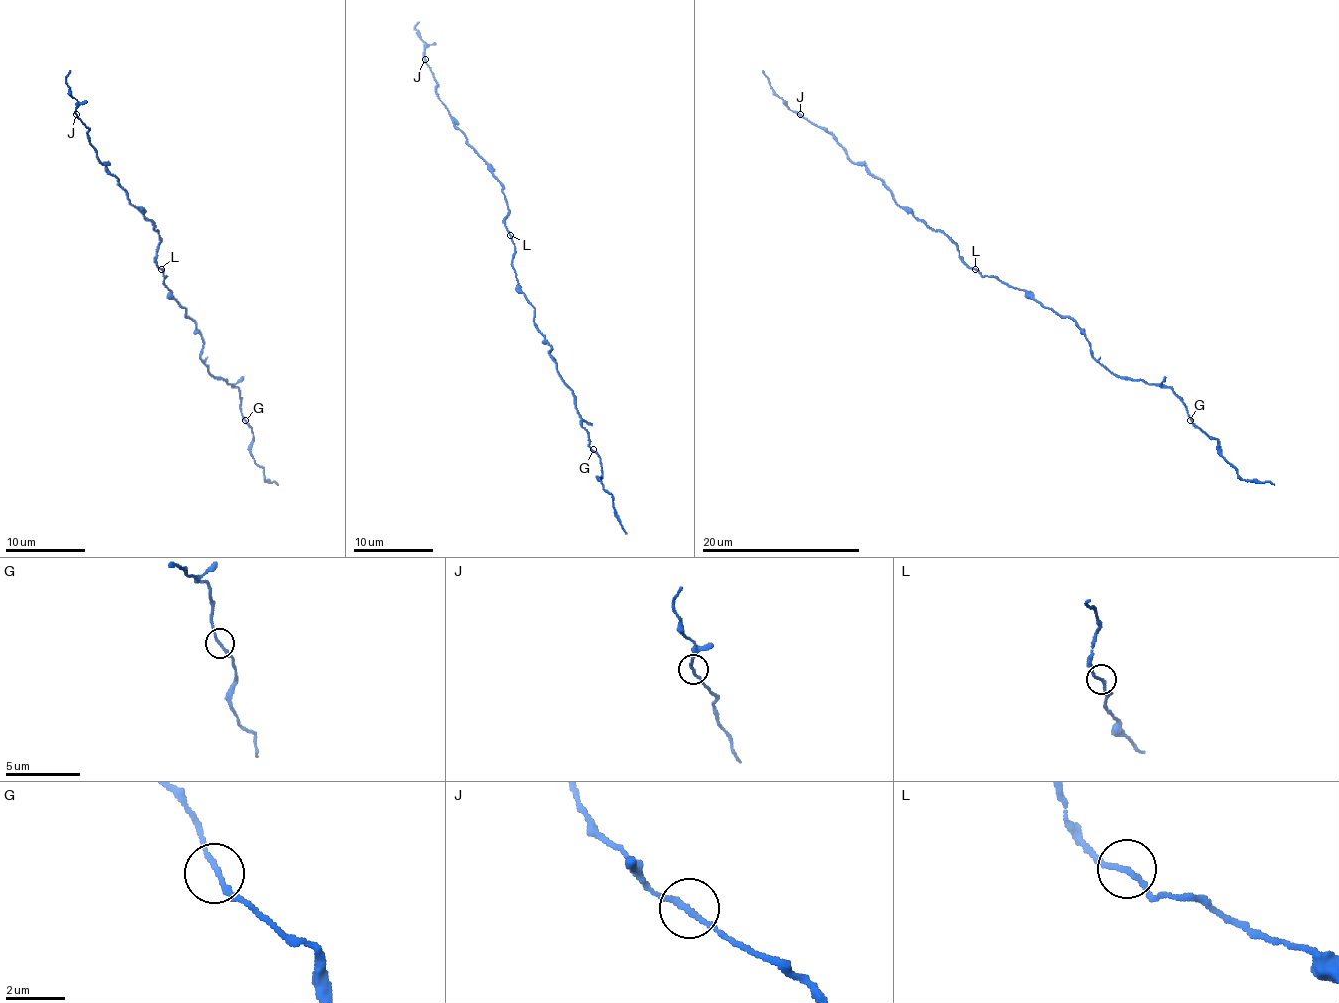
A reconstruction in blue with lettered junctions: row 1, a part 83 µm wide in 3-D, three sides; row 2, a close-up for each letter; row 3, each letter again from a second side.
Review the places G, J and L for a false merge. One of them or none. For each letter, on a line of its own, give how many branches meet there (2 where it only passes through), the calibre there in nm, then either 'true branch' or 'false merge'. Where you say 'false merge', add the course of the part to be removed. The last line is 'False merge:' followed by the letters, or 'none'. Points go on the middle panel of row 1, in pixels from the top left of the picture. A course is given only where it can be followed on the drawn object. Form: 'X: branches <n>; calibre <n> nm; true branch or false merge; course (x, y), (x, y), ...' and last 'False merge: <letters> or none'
G: branches 2; calibre 170 nm; true branch
J: branches 2; calibre 170 nm; true branch
L: branches 2; calibre 170 nm; true branch
False merge: none

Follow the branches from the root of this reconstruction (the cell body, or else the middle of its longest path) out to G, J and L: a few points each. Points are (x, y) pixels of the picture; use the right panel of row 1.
G: (1017, 288), (1069, 316), (1089, 342), (1091, 354), (1114, 374), (1168, 386), (1190, 420)
J: (1017, 288), (971, 269), (945, 235), (902, 209), (880, 179), (864, 165), (854, 163), (830, 133), (800, 113)
L: (1017, 288), (1007, 286), (993, 277), (983, 277), (975, 269)

